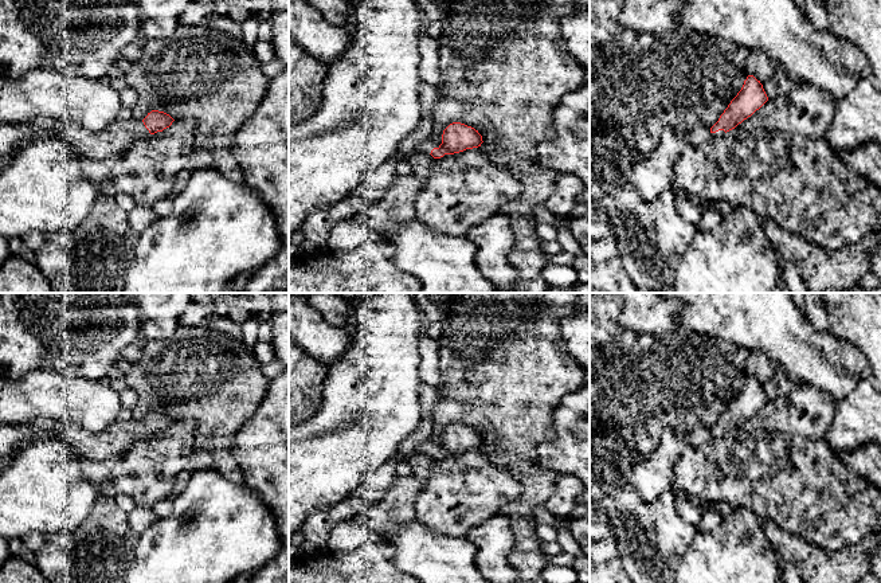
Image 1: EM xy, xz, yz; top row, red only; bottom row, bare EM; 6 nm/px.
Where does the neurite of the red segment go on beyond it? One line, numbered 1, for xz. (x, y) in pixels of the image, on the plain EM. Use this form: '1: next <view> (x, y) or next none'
1: next xz (429, 445)

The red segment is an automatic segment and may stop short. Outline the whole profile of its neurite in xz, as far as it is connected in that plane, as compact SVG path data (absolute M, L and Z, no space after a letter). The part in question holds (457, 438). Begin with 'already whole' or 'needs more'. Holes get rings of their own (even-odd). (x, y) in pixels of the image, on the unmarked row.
needs more | M453 423L443 431L440 445L436 445L430 435L416 447L416 451L426 453L434 459L440 459L445 455L478 449L482 443L482 437L478 431L461 423Z

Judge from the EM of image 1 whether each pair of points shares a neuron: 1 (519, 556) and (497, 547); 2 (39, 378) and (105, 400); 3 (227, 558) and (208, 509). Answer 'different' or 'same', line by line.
1: different
2: same
3: same

